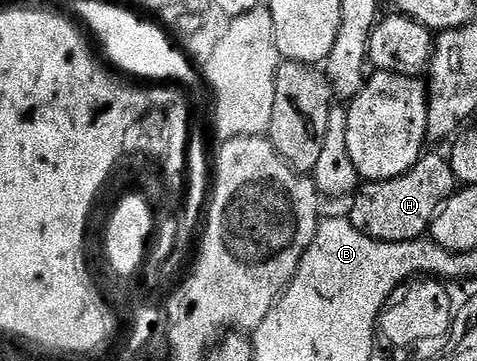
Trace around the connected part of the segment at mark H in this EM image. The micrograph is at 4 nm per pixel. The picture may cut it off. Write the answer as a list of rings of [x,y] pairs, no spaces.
[[[425,153],[402,176],[381,182],[364,182],[351,199],[350,221],[358,232],[379,242],[415,242],[431,231],[434,216],[456,193],[458,183],[451,161]]]

